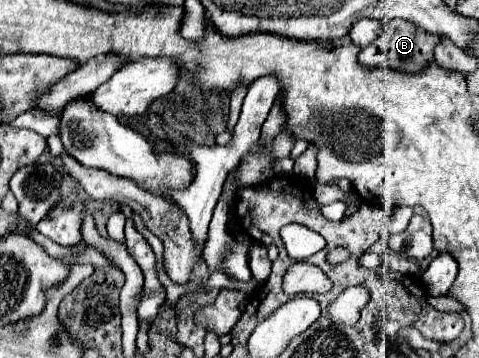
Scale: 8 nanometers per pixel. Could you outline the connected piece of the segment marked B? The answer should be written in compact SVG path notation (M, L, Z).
M392 19L392 21L384 21L382 35L370 47L360 51L358 61L360 61L360 65L364 65L368 69L376 69L376 67L380 67L380 51L382 51L382 65L384 67L416 75L416 73L424 71L426 67L430 67L430 63L434 61L432 51L436 49L436 43L440 43L438 35L420 31L420 27L416 27L414 23L408 23L406 19Z

